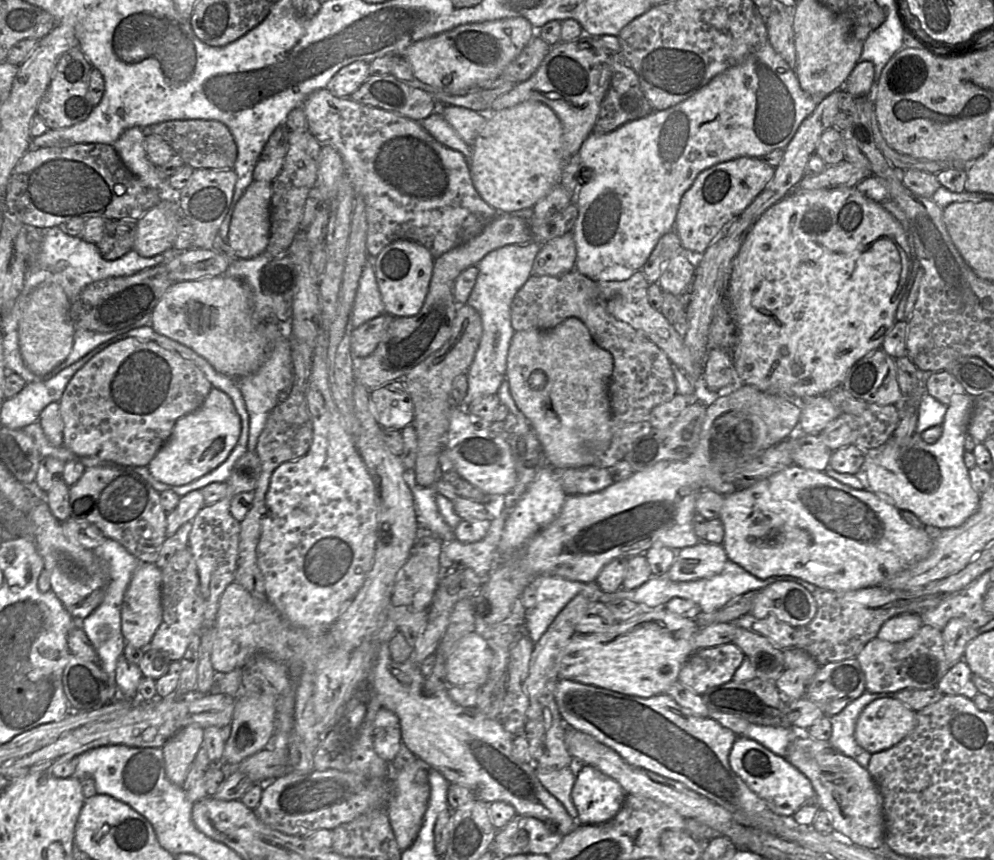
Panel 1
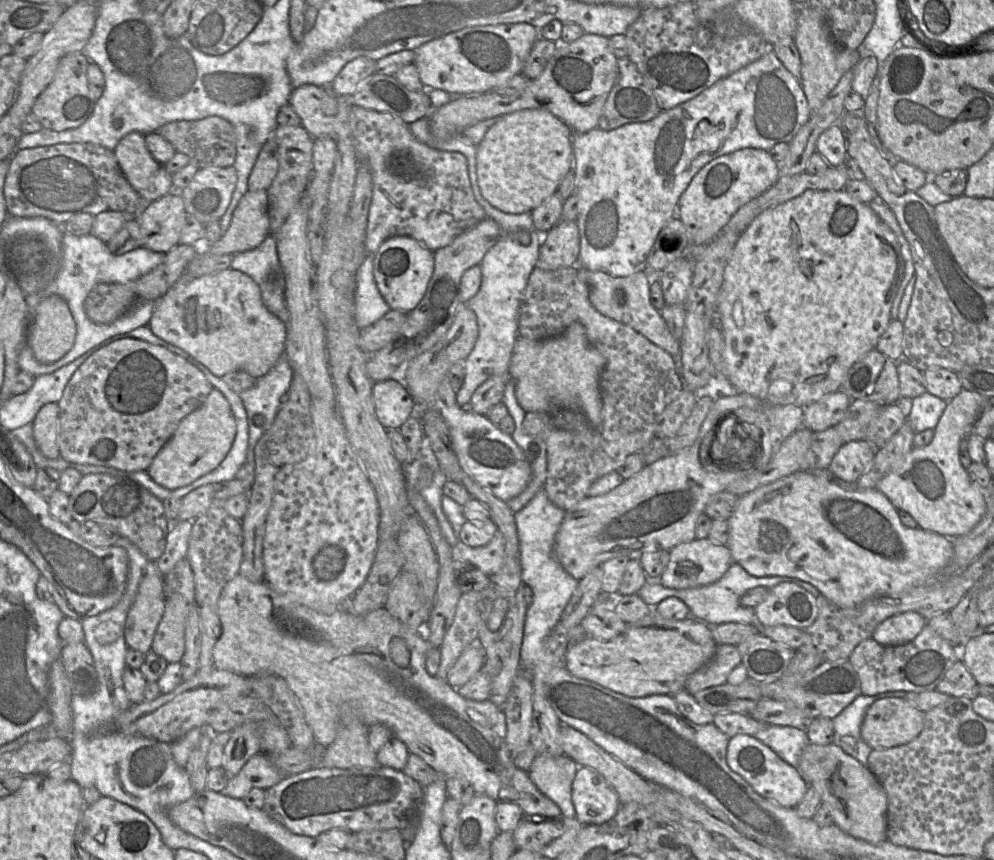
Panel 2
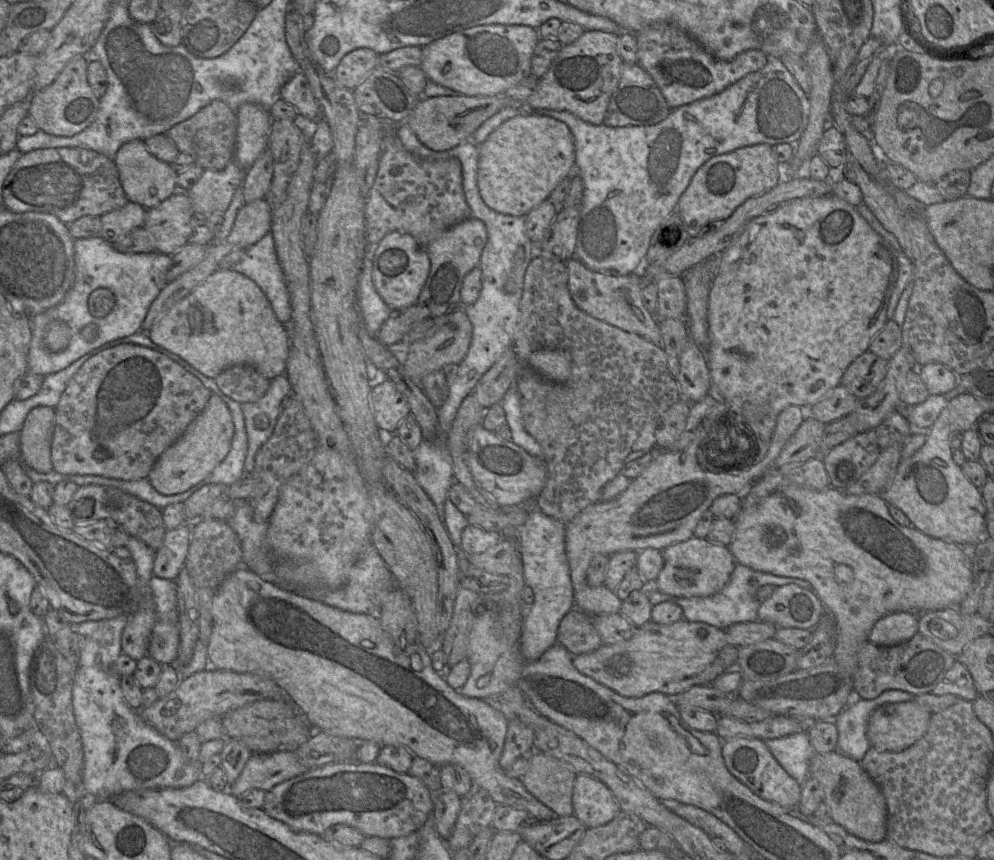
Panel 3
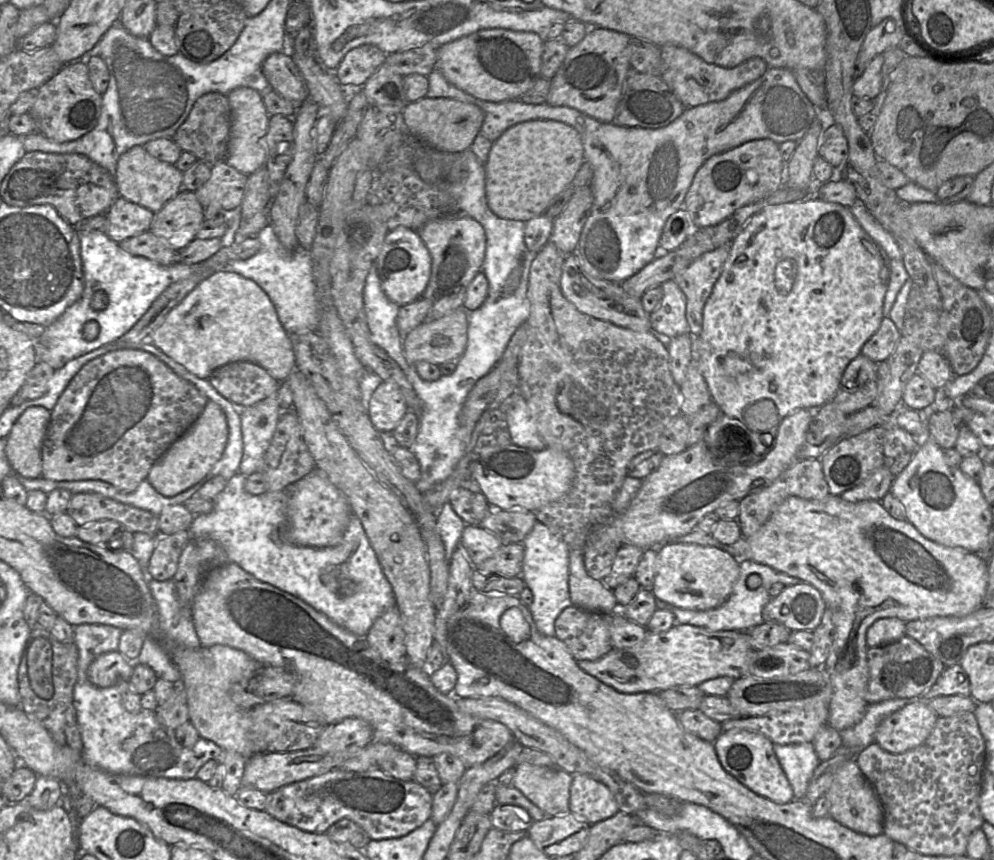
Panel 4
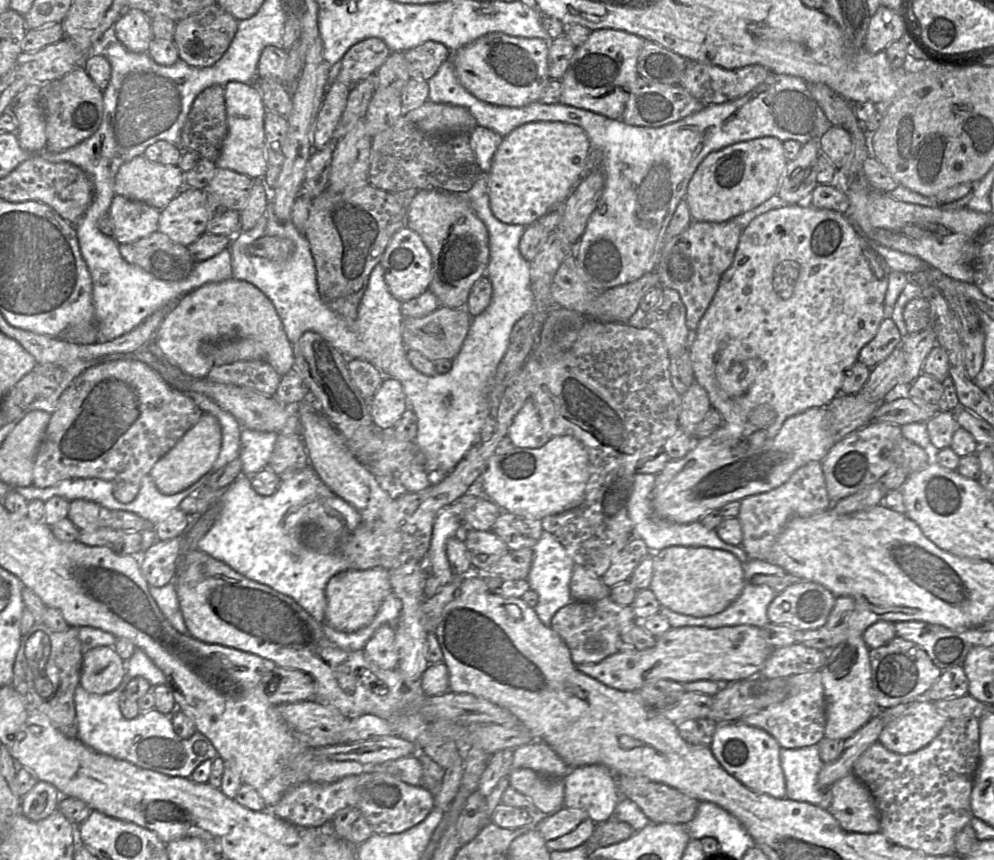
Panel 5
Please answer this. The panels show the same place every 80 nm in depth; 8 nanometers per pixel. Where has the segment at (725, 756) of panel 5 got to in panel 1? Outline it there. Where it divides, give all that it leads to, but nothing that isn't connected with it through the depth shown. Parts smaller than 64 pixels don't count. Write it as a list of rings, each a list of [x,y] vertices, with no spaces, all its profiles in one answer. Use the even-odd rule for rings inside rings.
[[[739,736],[735,740],[729,753],[729,765],[731,769],[748,786],[748,788],[753,791],[758,797],[763,799],[769,809],[777,815],[792,816],[800,806],[802,806],[807,800],[815,796],[815,791],[810,780],[796,767],[794,767],[784,757],[774,754],[757,741],[754,741],[747,737]]]

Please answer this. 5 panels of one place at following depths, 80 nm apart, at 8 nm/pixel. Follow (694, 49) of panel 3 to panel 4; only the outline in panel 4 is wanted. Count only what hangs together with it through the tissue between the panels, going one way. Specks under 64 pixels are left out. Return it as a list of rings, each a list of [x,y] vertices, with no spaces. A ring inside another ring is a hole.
[[[674,46],[660,47],[662,58],[661,79],[686,107],[696,107],[726,99],[731,93],[760,78],[767,70],[766,62],[753,57],[733,68],[709,64],[689,50]]]

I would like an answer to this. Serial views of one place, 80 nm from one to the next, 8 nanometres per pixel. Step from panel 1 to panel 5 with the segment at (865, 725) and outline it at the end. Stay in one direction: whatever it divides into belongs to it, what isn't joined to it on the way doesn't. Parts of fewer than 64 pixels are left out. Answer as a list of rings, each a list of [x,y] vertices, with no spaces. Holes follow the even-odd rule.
[[[921,698],[885,725],[878,742],[894,753],[910,754],[927,746],[947,721],[934,702]]]

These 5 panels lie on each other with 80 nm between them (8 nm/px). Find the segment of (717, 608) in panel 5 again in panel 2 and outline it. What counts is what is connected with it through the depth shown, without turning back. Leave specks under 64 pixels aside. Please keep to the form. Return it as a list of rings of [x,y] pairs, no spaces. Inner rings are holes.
[[[708,538],[677,545],[669,551],[669,555],[669,562],[658,581],[664,587],[676,590],[713,584],[723,577],[733,563],[728,547]]]

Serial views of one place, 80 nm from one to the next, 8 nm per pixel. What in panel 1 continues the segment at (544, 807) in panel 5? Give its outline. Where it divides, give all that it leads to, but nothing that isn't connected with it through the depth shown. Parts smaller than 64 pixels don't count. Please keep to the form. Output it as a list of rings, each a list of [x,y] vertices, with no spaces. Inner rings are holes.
[[[576,764],[560,770],[536,767],[536,776],[543,787],[563,805],[570,817],[577,821],[578,812],[571,798],[576,780]]]

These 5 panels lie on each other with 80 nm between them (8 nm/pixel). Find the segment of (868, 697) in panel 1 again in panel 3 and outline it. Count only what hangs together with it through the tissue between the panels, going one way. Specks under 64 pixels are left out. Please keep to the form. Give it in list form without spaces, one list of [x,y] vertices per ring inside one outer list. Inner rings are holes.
[[[887,690],[871,700],[854,696],[849,705],[833,720],[838,730],[838,751],[860,763],[871,747],[866,736],[871,713],[884,704],[906,702],[913,697],[914,695],[901,690]]]

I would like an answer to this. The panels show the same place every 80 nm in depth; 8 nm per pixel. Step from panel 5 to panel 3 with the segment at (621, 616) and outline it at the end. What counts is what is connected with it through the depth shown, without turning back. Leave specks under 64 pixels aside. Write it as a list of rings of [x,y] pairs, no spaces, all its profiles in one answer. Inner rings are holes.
[[[574,607],[561,620],[557,641],[572,656],[592,652],[603,644],[594,624],[594,616]]]

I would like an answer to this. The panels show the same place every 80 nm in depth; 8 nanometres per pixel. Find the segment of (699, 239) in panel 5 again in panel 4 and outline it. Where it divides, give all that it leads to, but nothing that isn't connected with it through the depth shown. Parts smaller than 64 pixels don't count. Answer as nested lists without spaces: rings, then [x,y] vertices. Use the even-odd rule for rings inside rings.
[[[727,244],[704,253],[673,278],[685,295],[685,316],[693,338],[701,334],[704,306],[729,256],[730,247],[731,244]]]

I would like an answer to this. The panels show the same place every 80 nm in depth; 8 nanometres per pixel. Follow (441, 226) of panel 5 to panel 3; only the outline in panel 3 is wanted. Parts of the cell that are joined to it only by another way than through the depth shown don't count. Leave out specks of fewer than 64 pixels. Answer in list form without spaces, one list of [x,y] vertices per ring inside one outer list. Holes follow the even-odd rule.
[[[469,218],[446,229],[425,248],[431,268],[416,304],[416,319],[409,332],[398,344],[389,347],[403,365],[409,346],[432,337],[443,326],[449,315],[461,306],[461,287],[465,276],[479,266],[482,251],[487,243],[488,234],[483,221]]]

